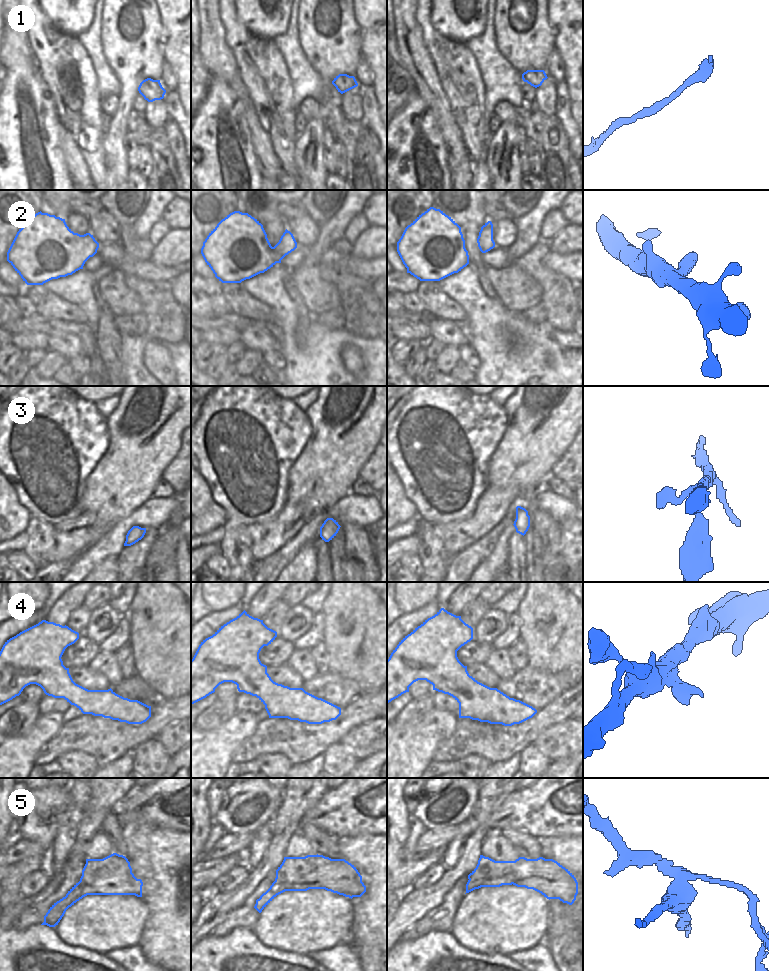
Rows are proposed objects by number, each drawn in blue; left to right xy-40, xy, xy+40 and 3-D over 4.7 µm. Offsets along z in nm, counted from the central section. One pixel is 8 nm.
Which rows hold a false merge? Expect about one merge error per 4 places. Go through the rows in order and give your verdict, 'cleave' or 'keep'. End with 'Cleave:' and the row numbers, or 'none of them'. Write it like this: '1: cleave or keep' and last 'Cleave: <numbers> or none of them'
1: keep
2: keep
3: keep
4: keep
5: cleave
Cleave: 5

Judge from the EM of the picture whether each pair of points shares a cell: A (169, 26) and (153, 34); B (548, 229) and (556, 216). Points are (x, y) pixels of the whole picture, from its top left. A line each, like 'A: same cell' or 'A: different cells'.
A: different cells
B: same cell

